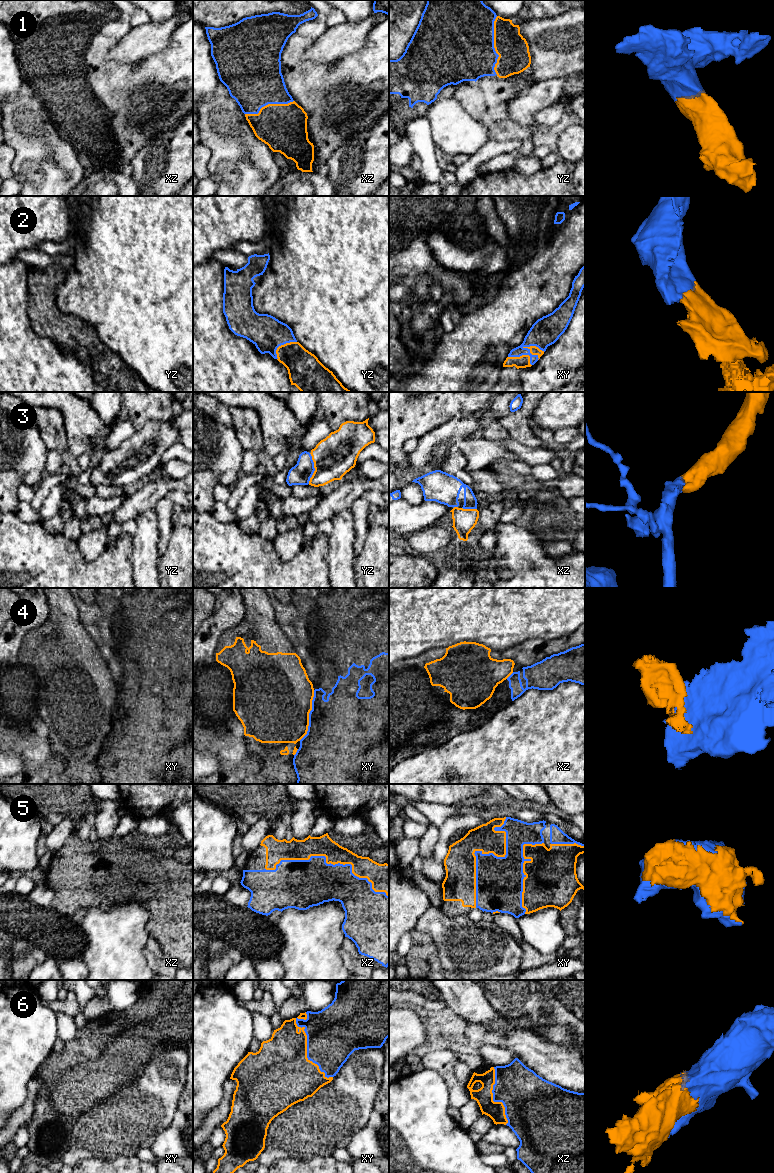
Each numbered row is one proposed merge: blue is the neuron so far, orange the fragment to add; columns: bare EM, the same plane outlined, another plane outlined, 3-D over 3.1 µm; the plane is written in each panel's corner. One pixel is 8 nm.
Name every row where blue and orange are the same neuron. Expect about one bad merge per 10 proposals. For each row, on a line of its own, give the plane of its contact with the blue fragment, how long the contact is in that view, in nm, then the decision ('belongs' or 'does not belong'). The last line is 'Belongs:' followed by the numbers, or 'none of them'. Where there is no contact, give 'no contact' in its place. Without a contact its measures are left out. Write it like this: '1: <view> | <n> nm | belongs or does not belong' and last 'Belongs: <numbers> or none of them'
1: yz | 480 nm | belongs
2: xy | 190 nm | belongs
3: yz | 240 nm | belongs
4: xy | 420 nm | does not belong
5: xz | 1000 nm | belongs
6: xy | 550 nm | belongs
Belongs: 1, 2, 3, 5, 6

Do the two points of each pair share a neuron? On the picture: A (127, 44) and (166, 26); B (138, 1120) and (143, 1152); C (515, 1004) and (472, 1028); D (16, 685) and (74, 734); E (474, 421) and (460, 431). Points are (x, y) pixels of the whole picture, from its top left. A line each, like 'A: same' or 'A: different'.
A: same
B: different
C: different
D: different
E: same

